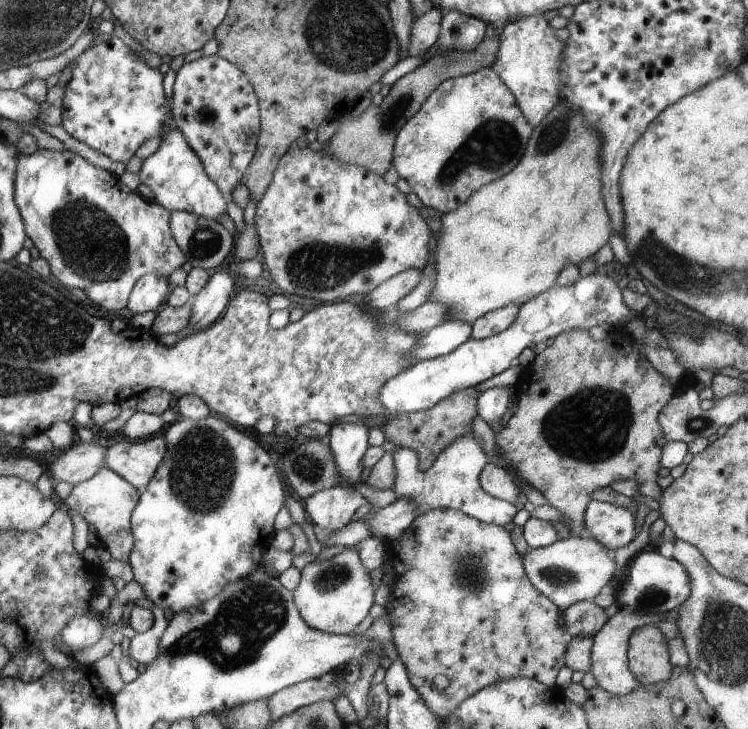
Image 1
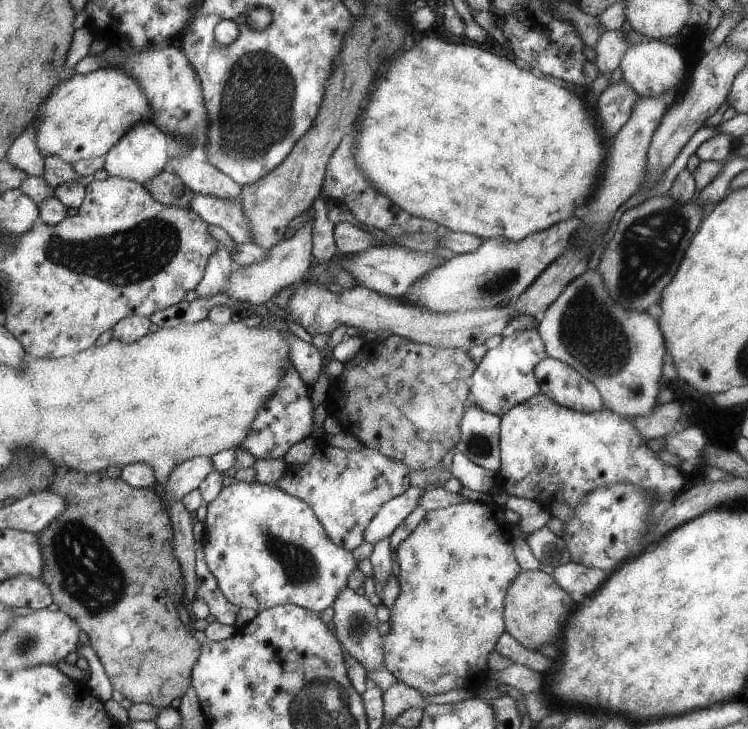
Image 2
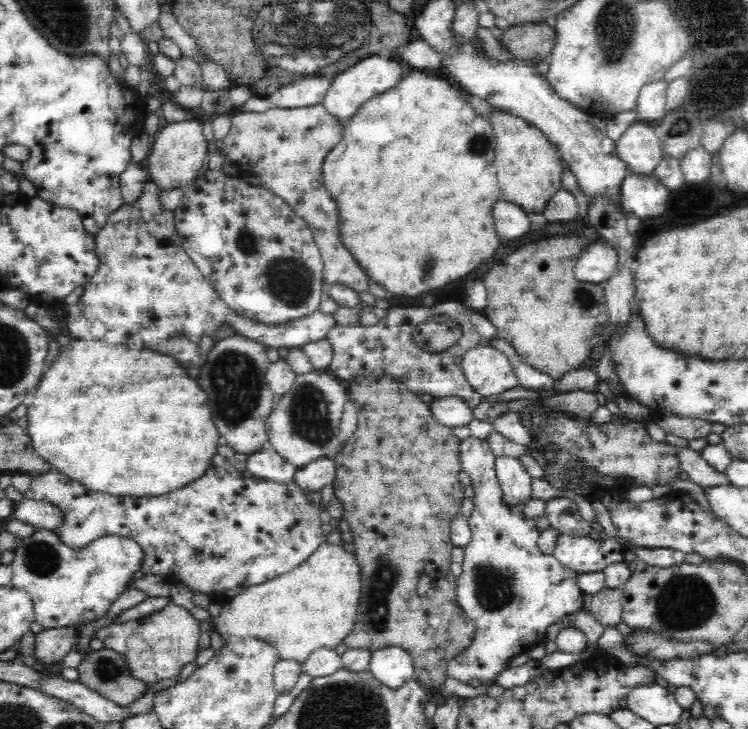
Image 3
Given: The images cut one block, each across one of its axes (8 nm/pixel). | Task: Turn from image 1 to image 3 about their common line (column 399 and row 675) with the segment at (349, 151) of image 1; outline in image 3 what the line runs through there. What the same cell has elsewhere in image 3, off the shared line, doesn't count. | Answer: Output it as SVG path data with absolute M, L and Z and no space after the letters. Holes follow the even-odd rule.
M110 649L85 656L75 669L80 684L118 706L129 706L146 692L145 684L128 674L124 657Z

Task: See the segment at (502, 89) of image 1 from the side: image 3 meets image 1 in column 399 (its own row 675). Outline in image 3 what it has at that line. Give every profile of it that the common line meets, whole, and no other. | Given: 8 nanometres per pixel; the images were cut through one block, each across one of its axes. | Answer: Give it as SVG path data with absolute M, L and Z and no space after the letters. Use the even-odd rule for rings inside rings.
M169 602L156 614L98 629L94 638L104 640L106 649L121 654L128 674L143 682L146 690L152 690L154 684L177 678L182 668L195 662L199 653L199 623L188 611Z

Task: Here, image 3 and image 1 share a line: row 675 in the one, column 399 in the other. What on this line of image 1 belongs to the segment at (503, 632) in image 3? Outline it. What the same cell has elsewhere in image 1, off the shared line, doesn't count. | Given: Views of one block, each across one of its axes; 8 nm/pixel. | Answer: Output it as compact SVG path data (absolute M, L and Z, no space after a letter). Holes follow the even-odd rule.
M472 432L459 436L453 443L441 452L437 459L431 463L427 470L422 470L418 464L418 454L406 448L397 447L392 454L393 466L395 468L395 480L392 490L398 498L411 498L415 504L415 514L433 508L449 508L463 512L475 520L481 520L485 524L505 526L511 522L513 514L517 512L507 501L489 496L481 487L478 476L486 466L485 456L481 448L471 438Z

